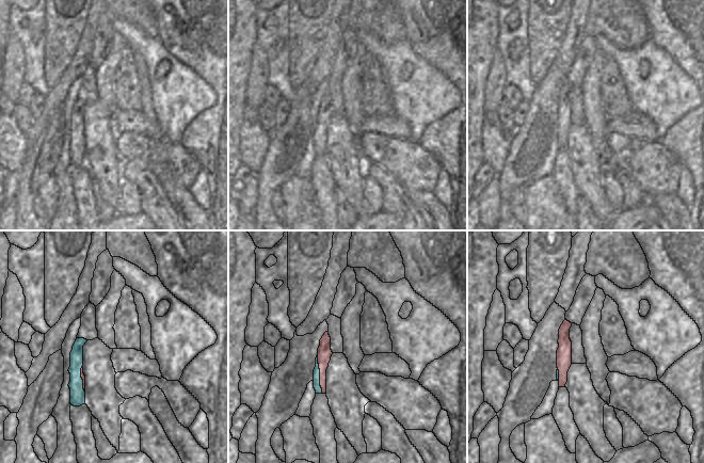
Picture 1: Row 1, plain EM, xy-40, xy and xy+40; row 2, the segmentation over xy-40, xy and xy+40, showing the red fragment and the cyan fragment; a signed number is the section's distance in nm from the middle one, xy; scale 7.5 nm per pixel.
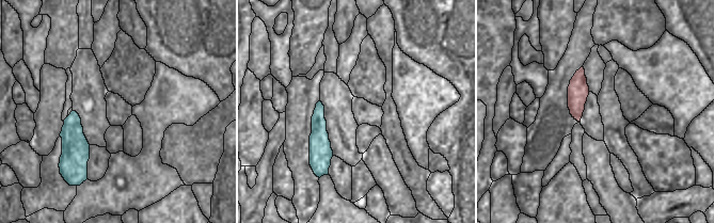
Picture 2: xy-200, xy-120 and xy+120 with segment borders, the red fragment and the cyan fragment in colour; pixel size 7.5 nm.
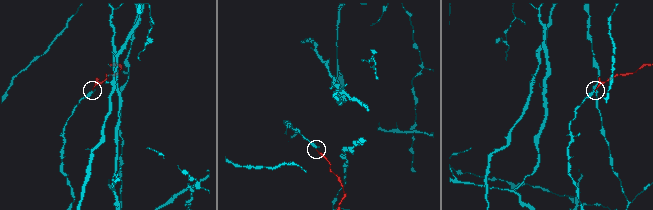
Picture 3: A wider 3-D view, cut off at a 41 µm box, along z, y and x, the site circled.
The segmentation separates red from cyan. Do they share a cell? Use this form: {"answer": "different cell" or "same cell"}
{"answer": "same cell"}

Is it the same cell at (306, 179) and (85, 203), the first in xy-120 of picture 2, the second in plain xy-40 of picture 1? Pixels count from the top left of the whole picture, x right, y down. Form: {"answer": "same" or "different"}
{"answer": "different"}

